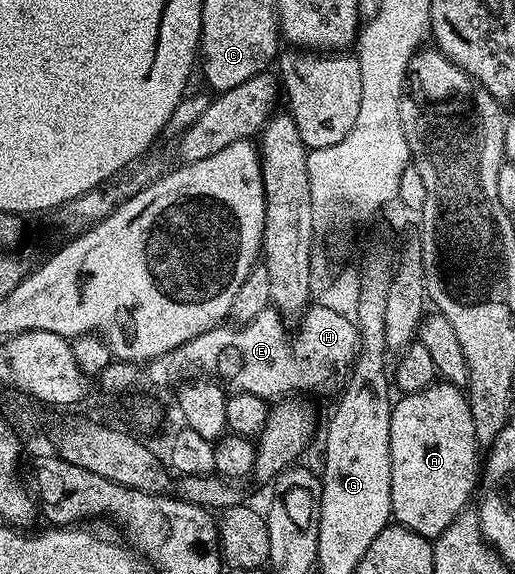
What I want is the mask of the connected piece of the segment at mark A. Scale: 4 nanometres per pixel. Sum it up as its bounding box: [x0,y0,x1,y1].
[391,382,479,538]

